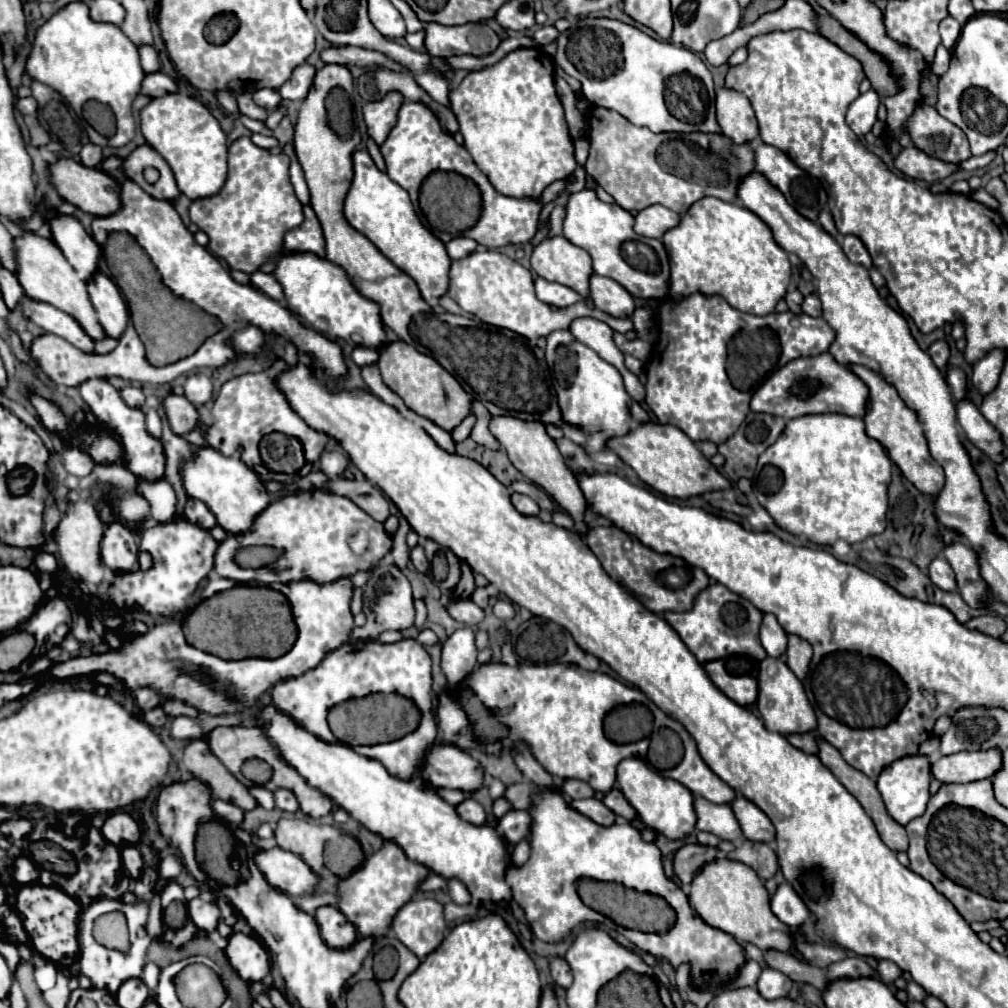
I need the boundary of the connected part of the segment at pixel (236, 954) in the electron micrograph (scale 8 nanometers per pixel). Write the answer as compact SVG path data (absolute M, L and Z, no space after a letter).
M233 933L229 937L225 953L241 979L253 983L263 981L269 975L269 953L255 937L249 937L245 933Z

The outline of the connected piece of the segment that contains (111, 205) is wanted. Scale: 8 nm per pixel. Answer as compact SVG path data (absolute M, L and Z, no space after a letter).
M57 159L49 163L49 181L67 203L79 207L85 213L91 213L95 217L105 217L119 209L119 187L111 175L99 169L85 167L73 159Z

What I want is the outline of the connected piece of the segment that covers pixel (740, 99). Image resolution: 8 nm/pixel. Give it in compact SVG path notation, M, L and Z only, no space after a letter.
M731 89L717 91L717 123L723 135L727 135L735 145L751 143L759 137L759 127L749 99L743 93Z

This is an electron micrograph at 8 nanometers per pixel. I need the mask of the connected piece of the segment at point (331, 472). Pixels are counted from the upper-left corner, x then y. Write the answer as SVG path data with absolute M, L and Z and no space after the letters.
M323 453L319 457L317 465L329 477L339 477L345 471L345 467L347 467L347 459L341 453Z

